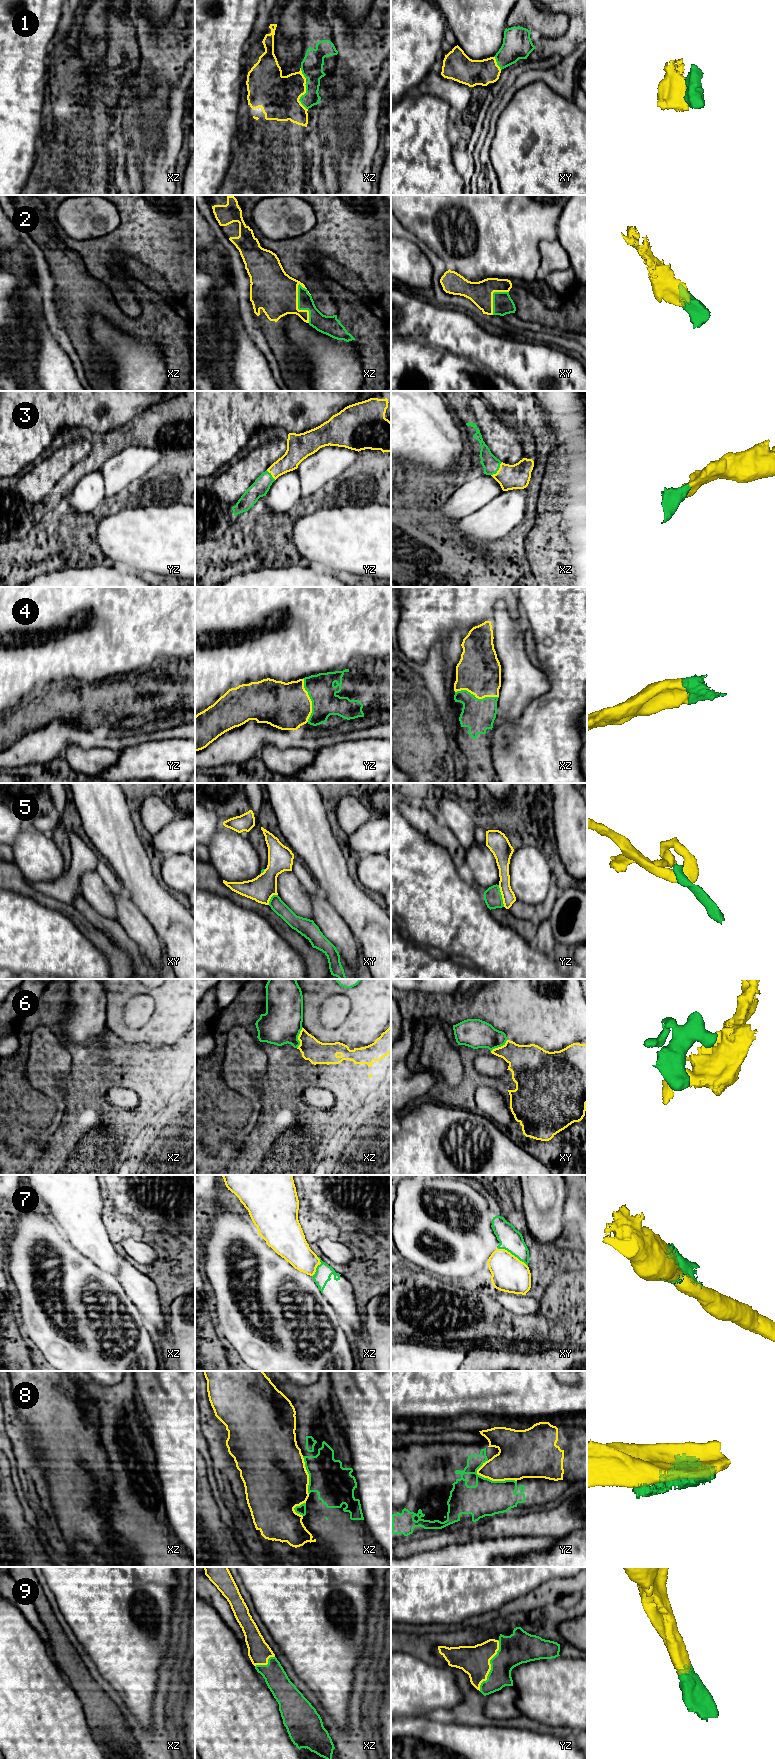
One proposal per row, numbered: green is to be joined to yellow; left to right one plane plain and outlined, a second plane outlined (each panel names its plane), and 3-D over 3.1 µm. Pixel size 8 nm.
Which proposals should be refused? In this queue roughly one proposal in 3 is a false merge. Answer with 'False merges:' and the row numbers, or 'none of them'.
False merges: 5, 6, 7, 8

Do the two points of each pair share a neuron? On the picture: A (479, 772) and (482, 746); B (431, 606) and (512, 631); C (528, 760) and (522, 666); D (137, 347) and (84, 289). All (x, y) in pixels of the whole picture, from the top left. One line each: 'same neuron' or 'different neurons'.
A: same neuron
B: different neurons
C: different neurons
D: different neurons

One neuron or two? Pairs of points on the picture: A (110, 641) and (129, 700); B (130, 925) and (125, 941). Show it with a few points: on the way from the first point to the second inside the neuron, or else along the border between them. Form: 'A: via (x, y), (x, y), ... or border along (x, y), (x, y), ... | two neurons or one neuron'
A: border along (144, 670), (115, 674), (99, 681) | two neurons
B: border along (116, 920), (142, 952) | two neurons

